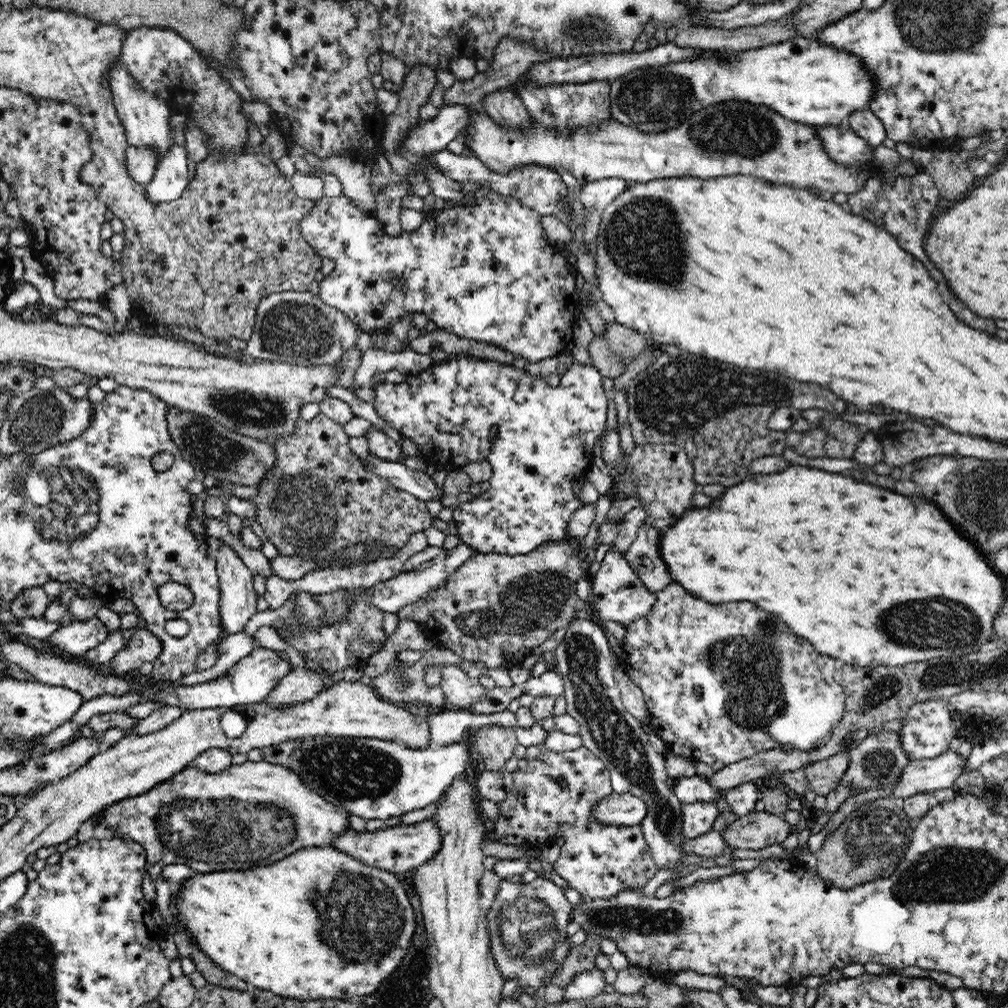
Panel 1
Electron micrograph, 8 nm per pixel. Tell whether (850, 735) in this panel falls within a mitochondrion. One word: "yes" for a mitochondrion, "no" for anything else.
yes

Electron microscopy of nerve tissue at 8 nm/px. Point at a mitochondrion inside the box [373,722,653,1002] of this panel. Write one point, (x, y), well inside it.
(528, 933)

